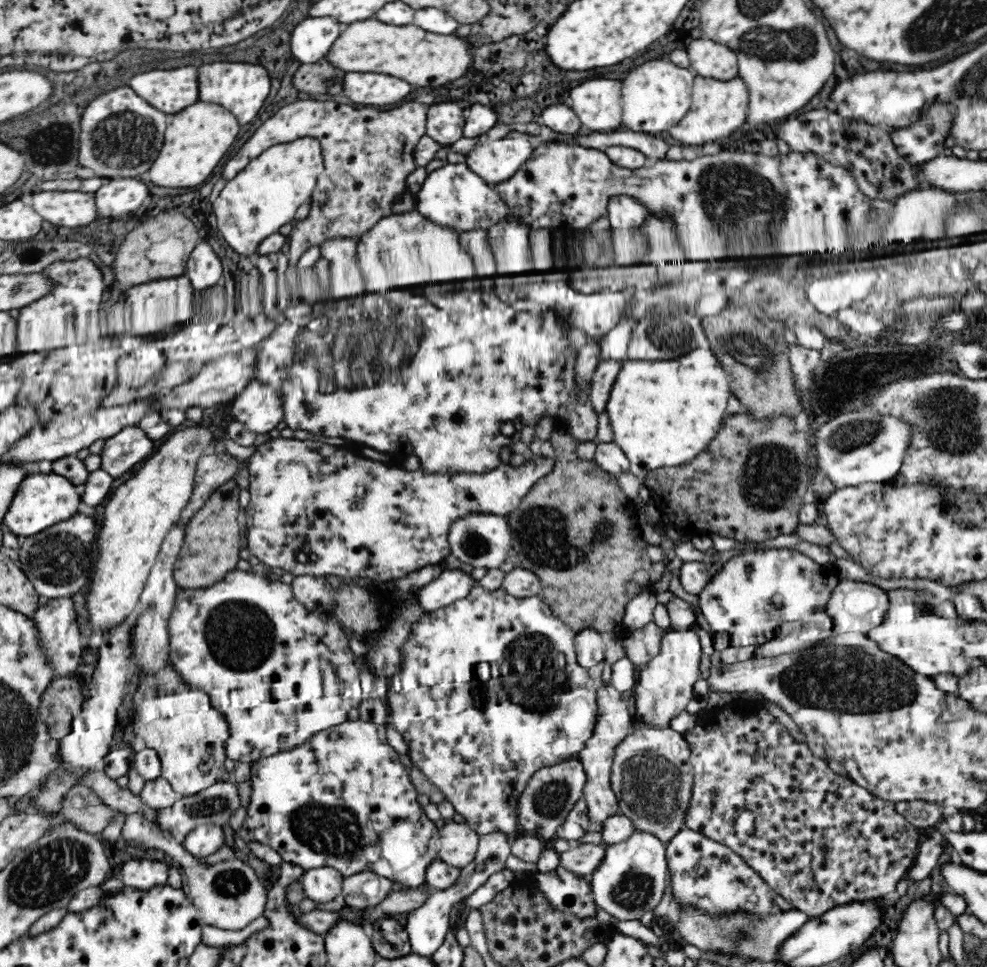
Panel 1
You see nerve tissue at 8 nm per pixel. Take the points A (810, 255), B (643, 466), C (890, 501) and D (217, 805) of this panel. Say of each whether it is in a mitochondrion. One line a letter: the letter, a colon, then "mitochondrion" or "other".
A: other
B: other
C: other
D: mitochondrion

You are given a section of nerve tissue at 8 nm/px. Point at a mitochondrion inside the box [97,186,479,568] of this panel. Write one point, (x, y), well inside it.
(338, 335)

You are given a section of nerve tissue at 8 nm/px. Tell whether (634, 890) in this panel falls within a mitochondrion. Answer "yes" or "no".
yes

